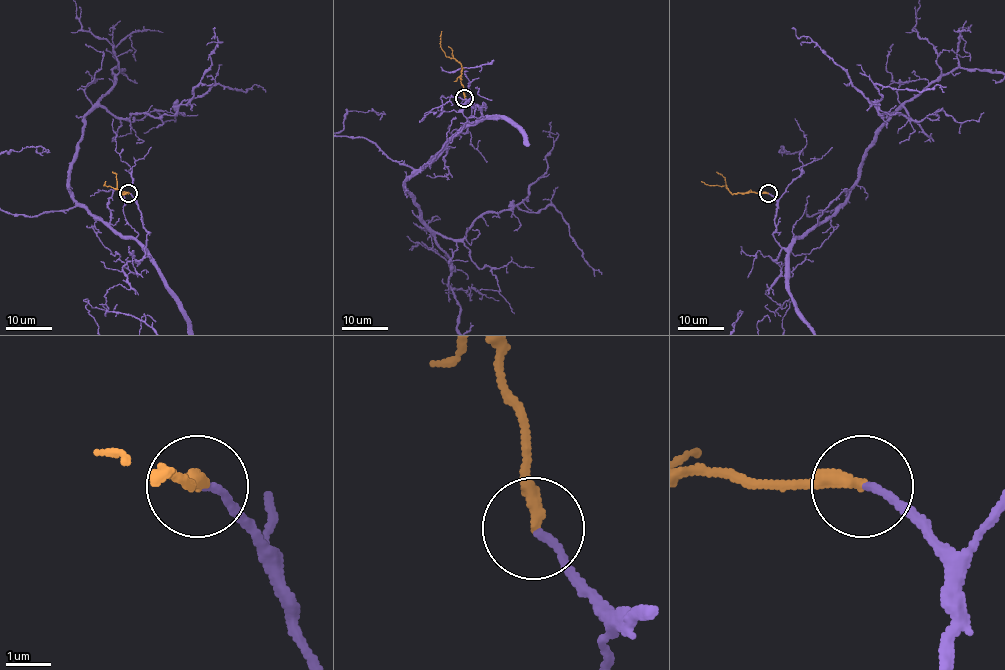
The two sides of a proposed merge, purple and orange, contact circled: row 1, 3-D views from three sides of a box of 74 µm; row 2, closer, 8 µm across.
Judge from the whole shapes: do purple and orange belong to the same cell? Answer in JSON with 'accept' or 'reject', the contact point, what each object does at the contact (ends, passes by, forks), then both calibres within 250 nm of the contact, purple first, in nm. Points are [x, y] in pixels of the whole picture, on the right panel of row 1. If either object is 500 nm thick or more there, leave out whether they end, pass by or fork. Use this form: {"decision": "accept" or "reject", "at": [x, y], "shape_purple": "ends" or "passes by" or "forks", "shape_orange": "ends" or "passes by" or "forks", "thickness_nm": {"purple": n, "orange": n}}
{"decision": "accept", "at": [768, 193], "shape_purple": "ends", "shape_orange": "ends", "thickness_nm": {"purple": 160, "orange": 320}}

